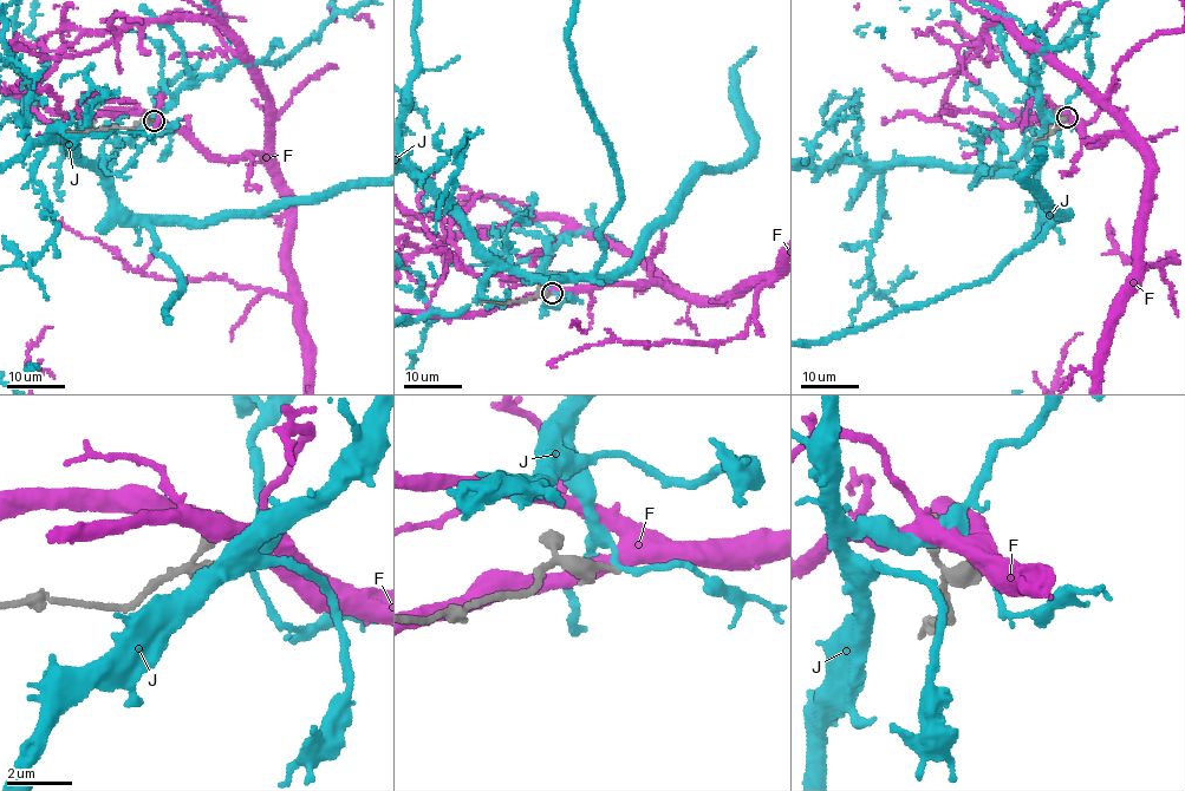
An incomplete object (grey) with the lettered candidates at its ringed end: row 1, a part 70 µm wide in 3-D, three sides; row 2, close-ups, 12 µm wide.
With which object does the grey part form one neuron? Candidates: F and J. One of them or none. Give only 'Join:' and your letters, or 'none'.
Join: none

